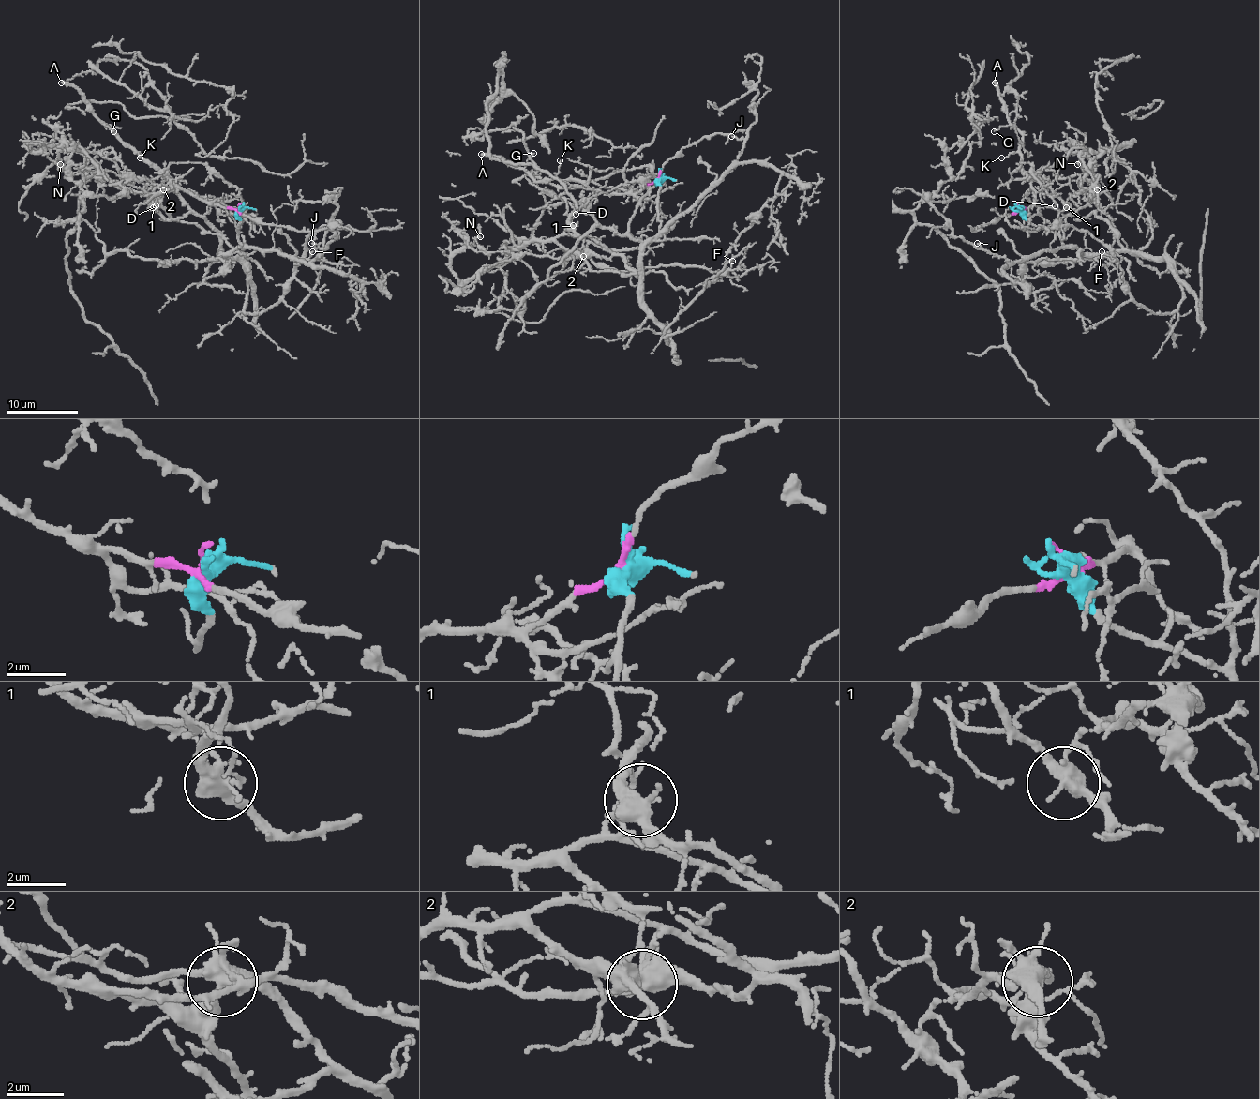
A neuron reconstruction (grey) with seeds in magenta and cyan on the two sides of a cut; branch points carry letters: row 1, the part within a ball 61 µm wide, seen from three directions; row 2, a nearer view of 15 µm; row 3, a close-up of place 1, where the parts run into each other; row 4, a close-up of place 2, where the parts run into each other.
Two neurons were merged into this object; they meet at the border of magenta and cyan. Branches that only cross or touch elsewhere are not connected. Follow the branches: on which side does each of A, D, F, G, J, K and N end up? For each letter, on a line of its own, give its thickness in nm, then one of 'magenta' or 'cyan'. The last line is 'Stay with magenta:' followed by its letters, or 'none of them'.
A: 320 nm thick; magenta
D: 130 nm thick; cyan
F: 110 nm thick; cyan
G: 150 nm thick; magenta
J: 100 nm thick; cyan
K: 120 nm thick; magenta
N: 160 nm thick; cyan
Stay with magenta: A, G, K

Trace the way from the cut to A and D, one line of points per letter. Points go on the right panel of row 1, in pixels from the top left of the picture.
A: (1014, 203), (1020, 209), (1032, 205), (1034, 191), (1022, 170), (1022, 134), (1010, 122), (996, 82)
D: (1014, 205), (1066, 246), (1119, 249), (1117, 233), (1097, 214), (1079, 219), (1040, 193), (1054, 205)

